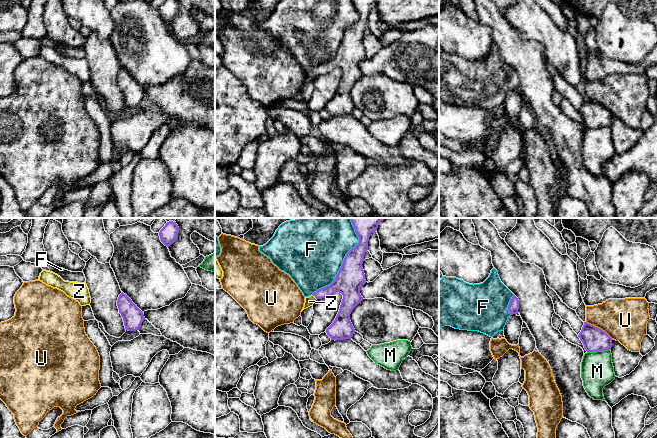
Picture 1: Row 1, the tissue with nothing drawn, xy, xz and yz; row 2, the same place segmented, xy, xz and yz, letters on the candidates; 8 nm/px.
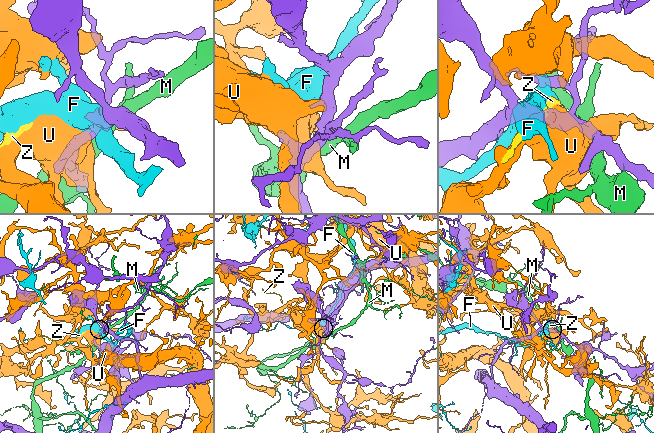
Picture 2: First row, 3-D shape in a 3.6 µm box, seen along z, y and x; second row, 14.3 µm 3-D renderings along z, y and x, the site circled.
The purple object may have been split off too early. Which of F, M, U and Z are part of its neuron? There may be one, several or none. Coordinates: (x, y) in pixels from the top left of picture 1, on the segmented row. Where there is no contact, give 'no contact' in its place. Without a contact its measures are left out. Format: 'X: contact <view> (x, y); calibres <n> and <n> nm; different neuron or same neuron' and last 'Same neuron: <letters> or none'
F: contact xz (344, 260); calibres 220 and 480 nm; different neuron
M: contact yz (598, 350); calibres 200 and 260 nm; different neuron
U: contact yz (599, 328); calibres 200 and 360 nm; different neuron
Z: contact xz (315, 297); calibres 150 and 80 nm; same neuron
Same neuron: Z

